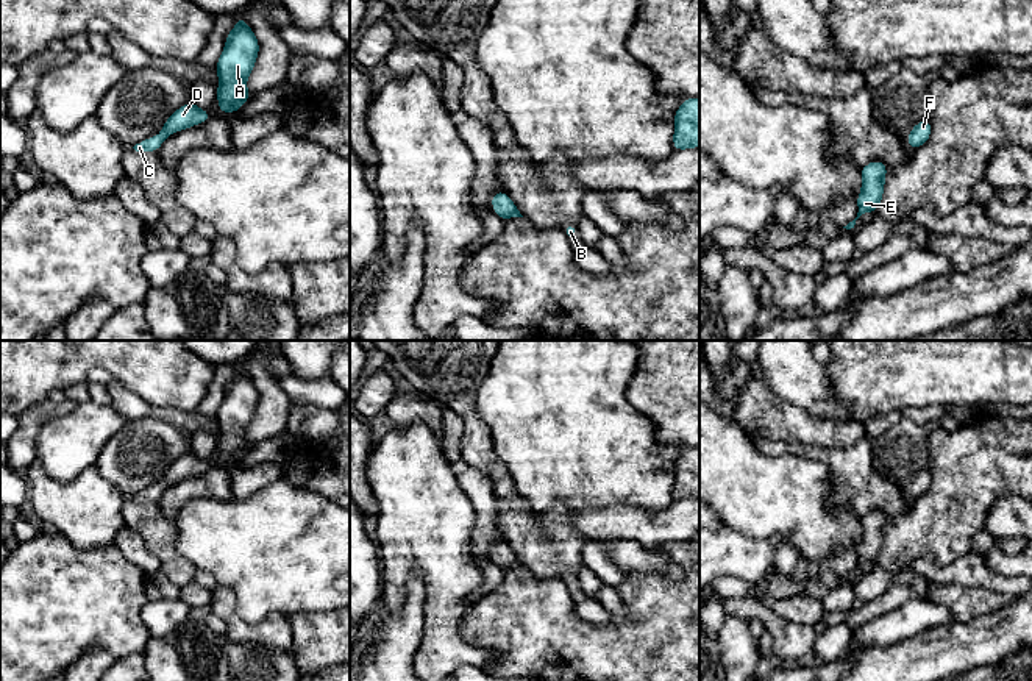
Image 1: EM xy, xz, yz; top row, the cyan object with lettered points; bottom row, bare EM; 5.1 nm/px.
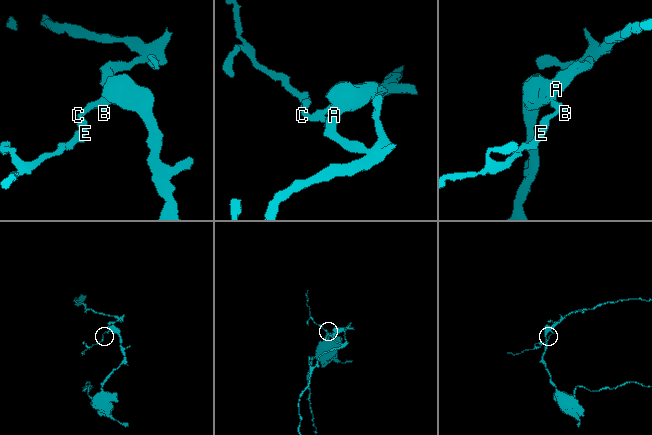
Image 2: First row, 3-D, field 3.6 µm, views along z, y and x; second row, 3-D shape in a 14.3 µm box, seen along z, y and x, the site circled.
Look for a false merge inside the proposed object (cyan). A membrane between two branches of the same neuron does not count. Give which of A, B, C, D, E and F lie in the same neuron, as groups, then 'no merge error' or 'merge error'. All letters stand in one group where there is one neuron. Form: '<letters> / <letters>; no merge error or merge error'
A B C D E F; no merge error

